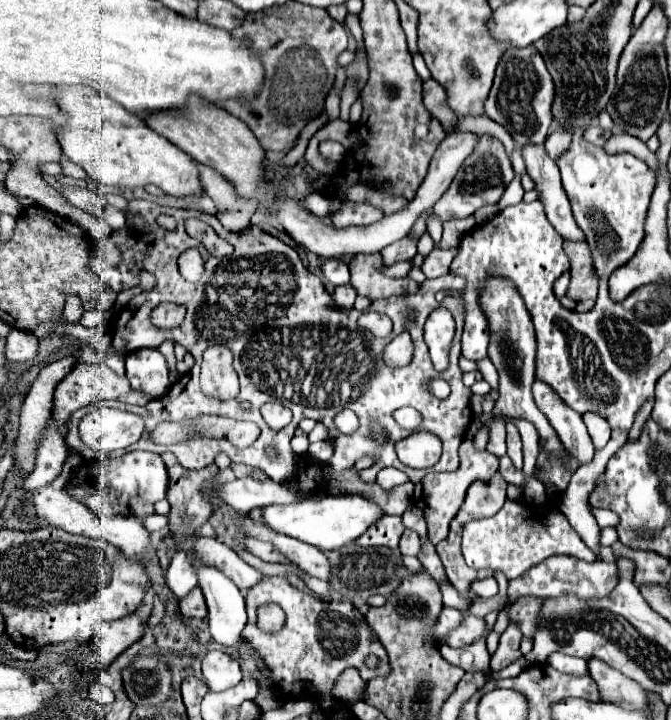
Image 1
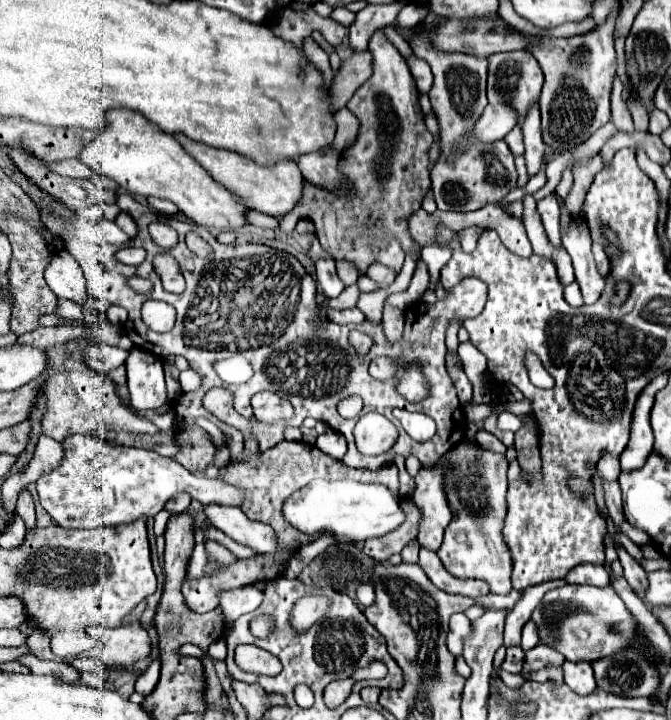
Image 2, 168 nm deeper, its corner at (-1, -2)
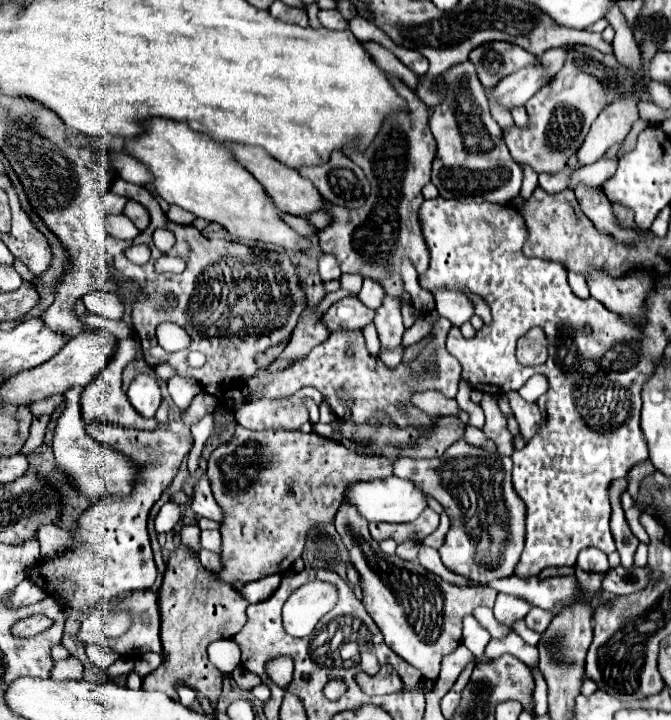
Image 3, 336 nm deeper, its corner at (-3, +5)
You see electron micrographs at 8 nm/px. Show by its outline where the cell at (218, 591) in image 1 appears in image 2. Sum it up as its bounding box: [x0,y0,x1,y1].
[220,587,262,637]

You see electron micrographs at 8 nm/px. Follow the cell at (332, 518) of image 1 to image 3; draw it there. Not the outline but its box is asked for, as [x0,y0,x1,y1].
[350,476,428,522]

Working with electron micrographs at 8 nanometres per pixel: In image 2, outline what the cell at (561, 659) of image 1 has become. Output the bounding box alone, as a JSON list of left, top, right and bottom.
[562,661,596,695]

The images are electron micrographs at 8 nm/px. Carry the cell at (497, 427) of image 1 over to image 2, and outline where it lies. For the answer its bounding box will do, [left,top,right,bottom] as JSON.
[475,430,506,453]

